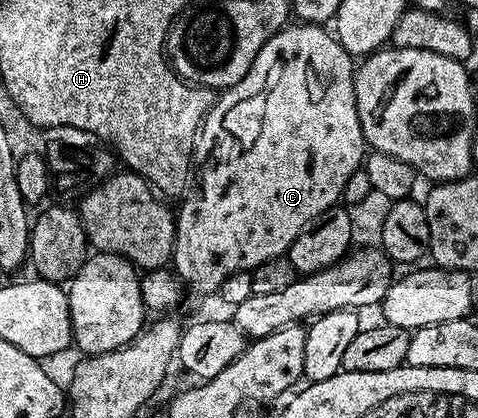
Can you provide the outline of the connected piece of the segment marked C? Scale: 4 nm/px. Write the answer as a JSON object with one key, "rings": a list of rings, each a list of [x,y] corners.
{"rings":[[[291,23],[274,33],[265,43],[265,47],[261,47],[253,67],[249,67],[247,74],[236,85],[222,90],[218,94],[215,106],[208,111],[207,118],[203,121],[203,127],[199,131],[193,154],[194,160],[197,162],[197,168],[193,173],[195,194],[192,197],[190,195],[184,196],[181,201],[183,206],[177,209],[175,249],[171,253],[173,272],[188,290],[196,289],[199,293],[214,294],[220,283],[229,279],[229,275],[246,273],[261,263],[265,263],[265,259],[284,256],[293,243],[293,239],[297,239],[299,232],[314,217],[321,215],[321,211],[331,208],[342,198],[343,188],[349,180],[349,175],[353,175],[353,171],[361,168],[365,160],[365,142],[361,131],[361,119],[357,115],[357,107],[355,106],[355,70],[357,65],[351,54],[345,51],[345,47],[341,47],[339,40],[328,30],[326,33],[323,29],[326,28],[319,23]]]}

